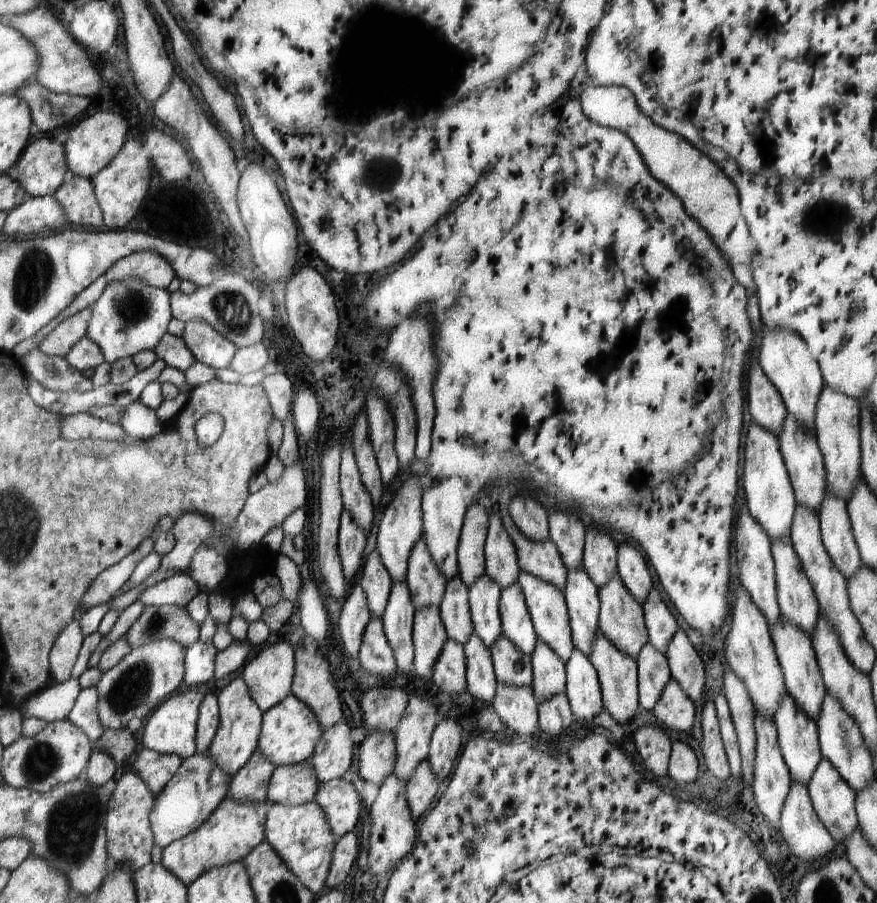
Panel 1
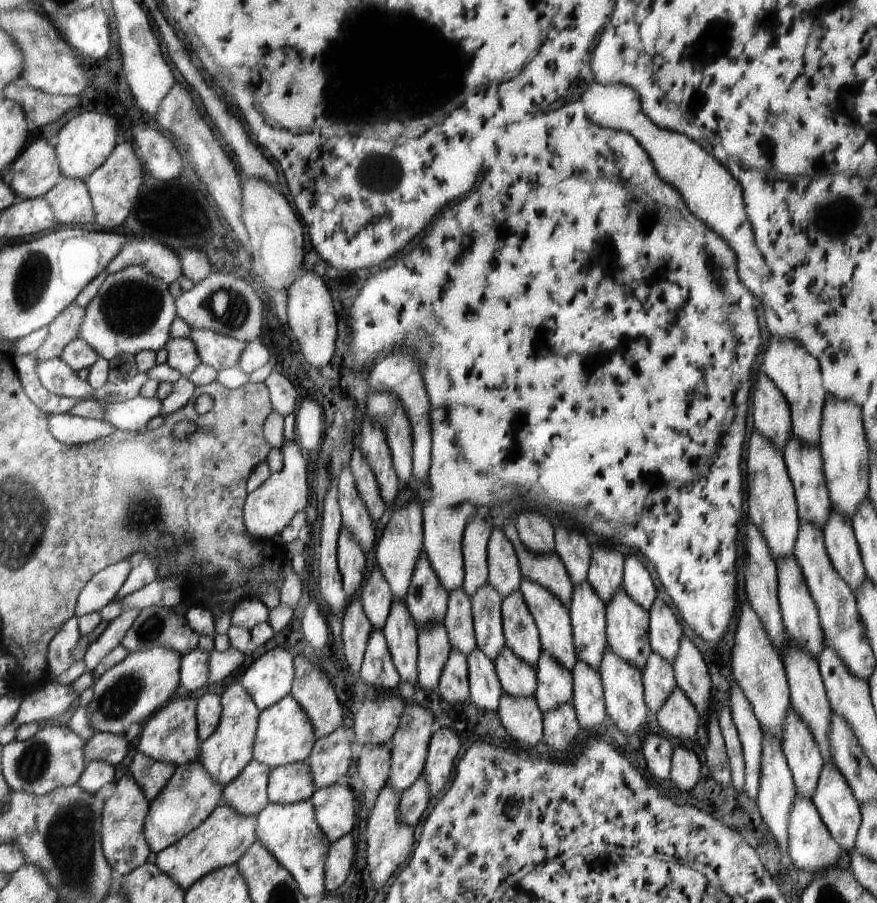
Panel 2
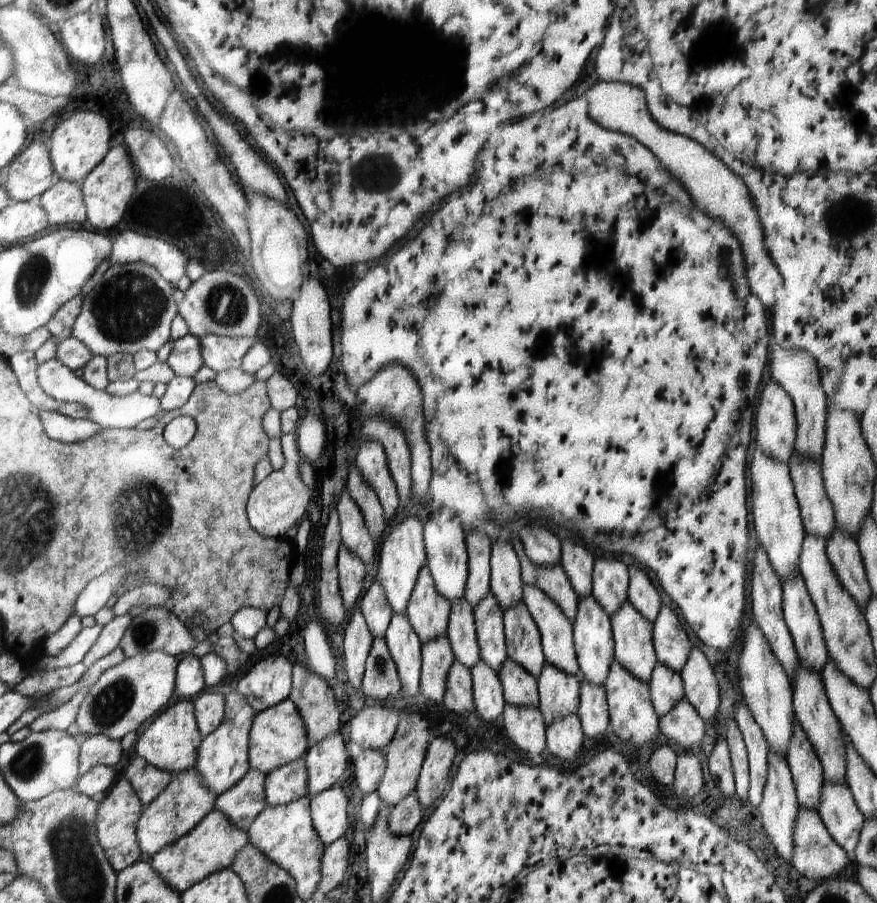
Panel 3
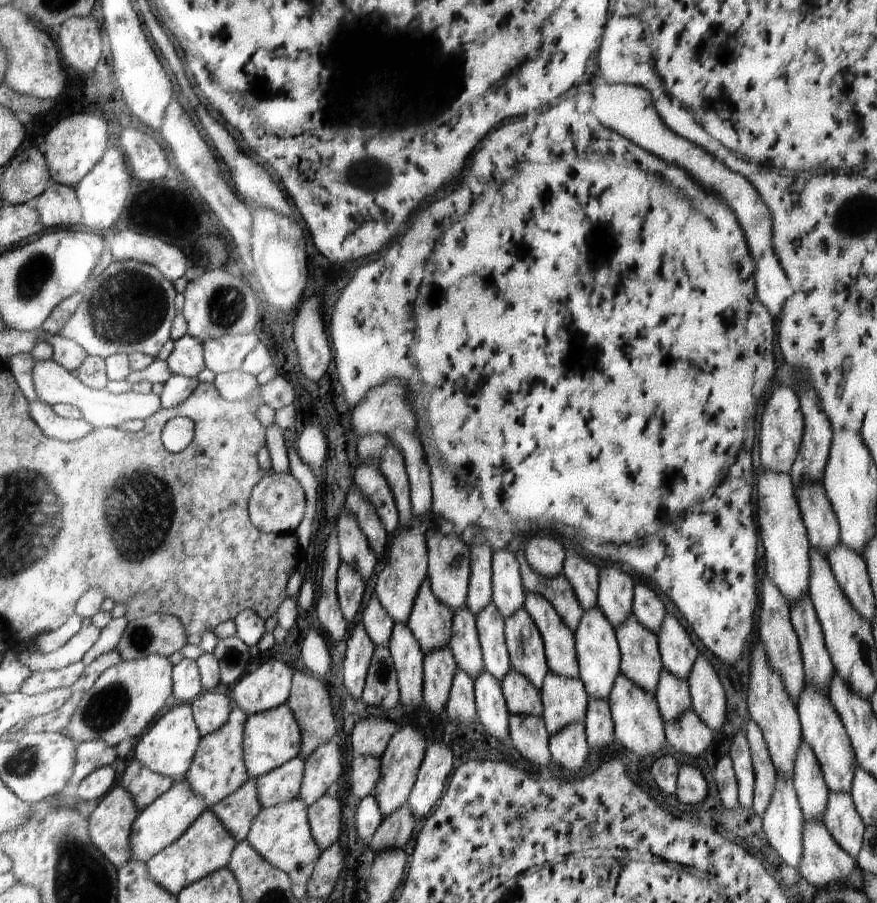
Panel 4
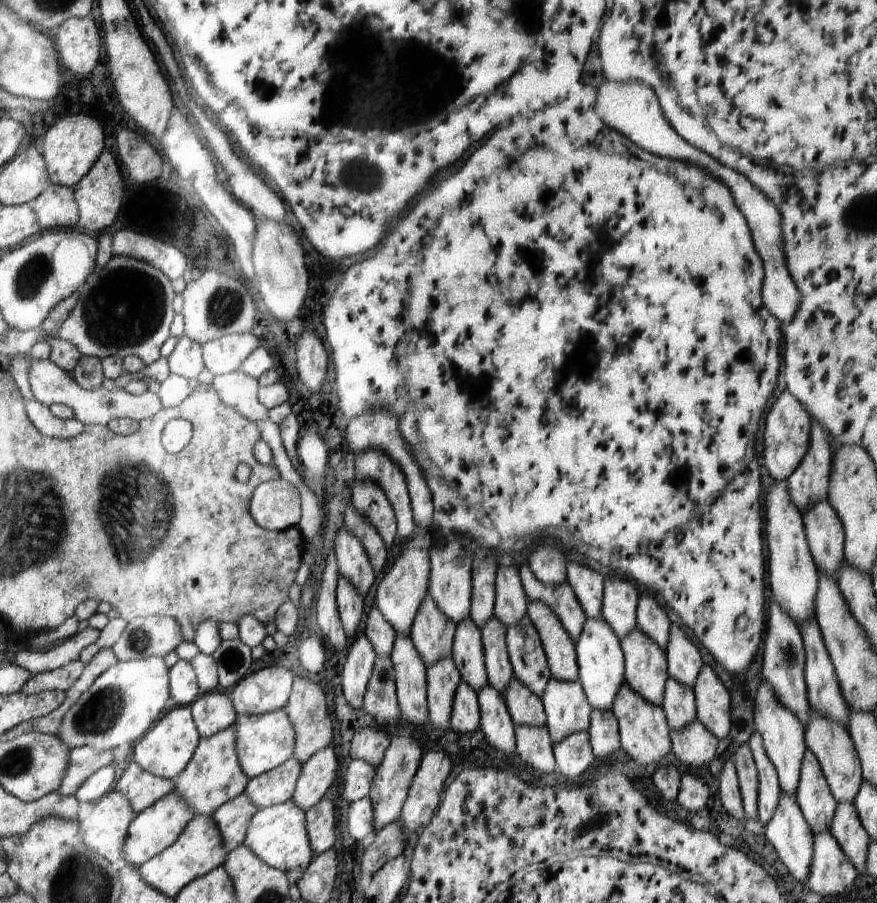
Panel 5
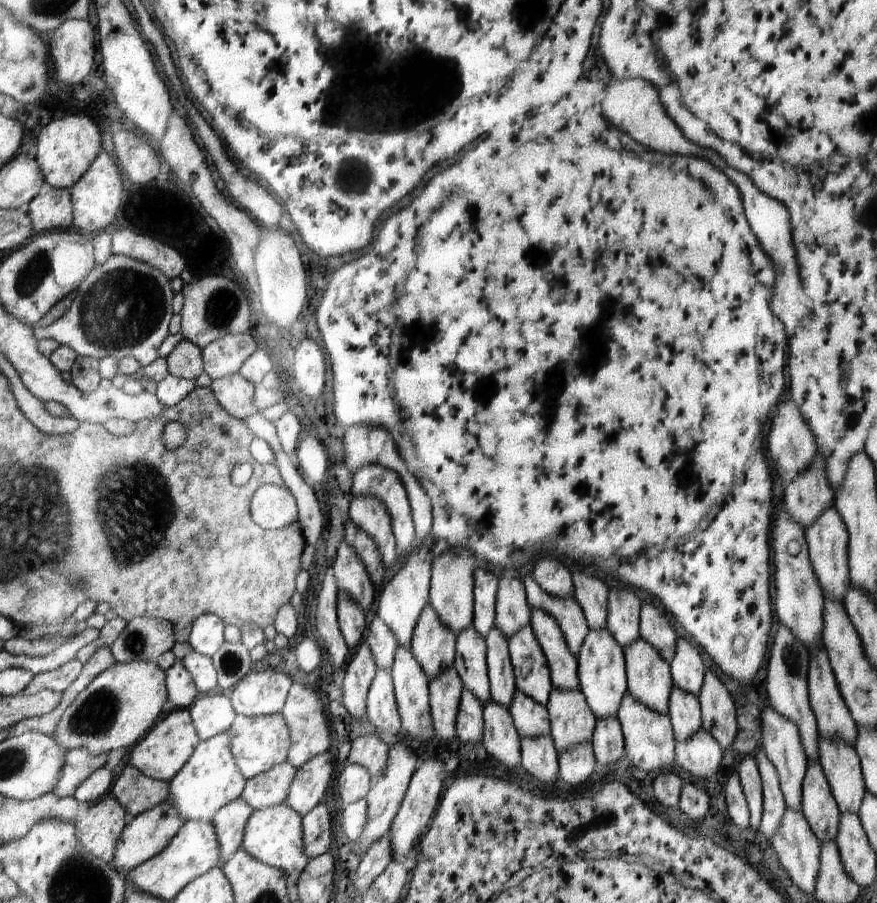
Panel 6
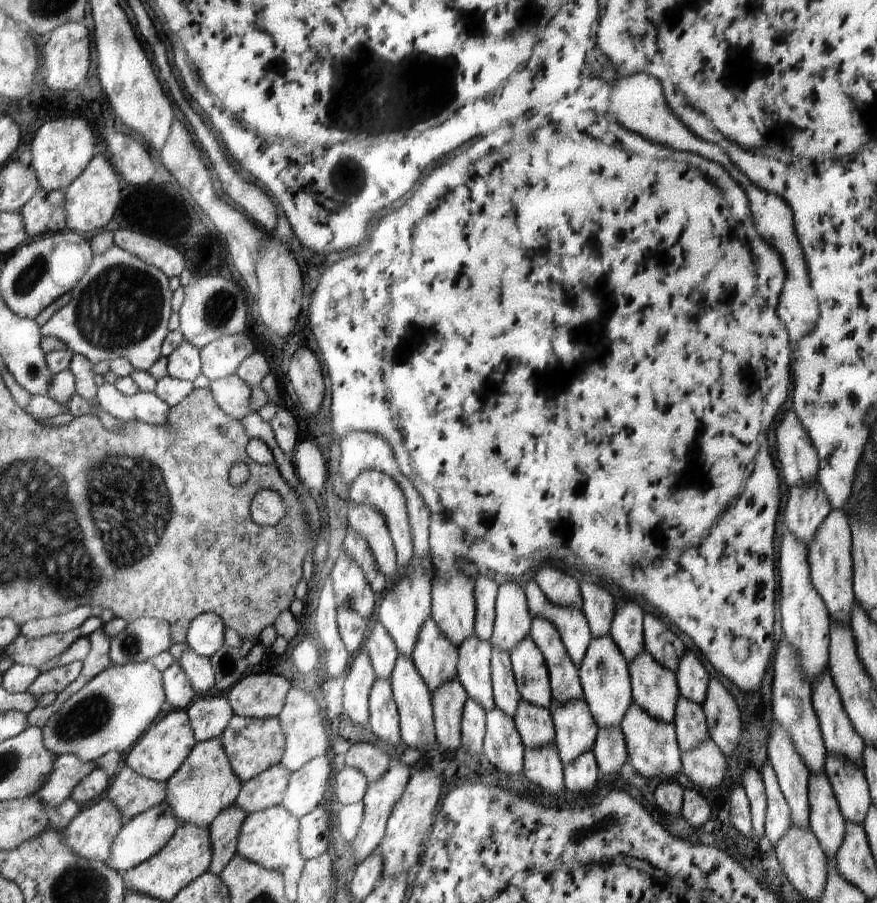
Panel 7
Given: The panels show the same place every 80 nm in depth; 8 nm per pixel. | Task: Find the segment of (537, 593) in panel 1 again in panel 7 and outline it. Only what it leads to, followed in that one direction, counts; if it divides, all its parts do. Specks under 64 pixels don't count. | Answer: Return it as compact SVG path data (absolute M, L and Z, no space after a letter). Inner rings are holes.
M534 617L529 635L543 654L550 674L553 700L565 703L583 698L578 667L566 652L560 633L549 621Z

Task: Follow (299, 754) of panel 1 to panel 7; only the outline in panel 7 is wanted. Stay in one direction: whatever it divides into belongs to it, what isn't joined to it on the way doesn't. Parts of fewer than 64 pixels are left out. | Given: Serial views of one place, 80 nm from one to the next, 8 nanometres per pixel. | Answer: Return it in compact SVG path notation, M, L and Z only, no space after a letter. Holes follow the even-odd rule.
M236 715L220 737L233 770L242 782L250 781L271 766L281 764L285 758L287 734L278 717L259 719Z

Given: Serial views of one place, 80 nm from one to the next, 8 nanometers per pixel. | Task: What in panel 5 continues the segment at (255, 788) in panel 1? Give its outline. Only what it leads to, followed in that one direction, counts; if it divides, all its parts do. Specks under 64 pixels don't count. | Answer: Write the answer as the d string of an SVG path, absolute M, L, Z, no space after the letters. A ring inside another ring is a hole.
M244 792L234 797L232 801L225 802L220 809L212 814L221 830L228 852L244 844L249 826L258 809L251 796Z

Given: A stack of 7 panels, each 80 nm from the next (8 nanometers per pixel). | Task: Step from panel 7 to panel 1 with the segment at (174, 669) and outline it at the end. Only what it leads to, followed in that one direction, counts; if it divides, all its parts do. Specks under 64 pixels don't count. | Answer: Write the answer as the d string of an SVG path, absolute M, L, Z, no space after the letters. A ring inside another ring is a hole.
M196 641L188 647L186 653L186 678L183 682L184 690L195 688L212 680L215 676L215 656L218 650L212 644Z

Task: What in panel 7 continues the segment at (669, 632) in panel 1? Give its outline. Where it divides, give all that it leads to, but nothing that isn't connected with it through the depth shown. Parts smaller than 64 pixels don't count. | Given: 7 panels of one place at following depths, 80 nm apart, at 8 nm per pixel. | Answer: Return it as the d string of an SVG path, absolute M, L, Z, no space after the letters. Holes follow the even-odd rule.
M692 651L683 652L674 674L679 694L701 705L704 702L710 676Z

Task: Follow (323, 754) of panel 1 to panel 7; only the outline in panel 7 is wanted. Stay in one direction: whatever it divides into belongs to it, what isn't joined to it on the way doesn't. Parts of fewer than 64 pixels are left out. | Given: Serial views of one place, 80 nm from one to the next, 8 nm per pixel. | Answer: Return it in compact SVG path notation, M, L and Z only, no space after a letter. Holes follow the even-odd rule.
M330 757L313 758L292 774L283 805L299 819L320 804L330 780Z

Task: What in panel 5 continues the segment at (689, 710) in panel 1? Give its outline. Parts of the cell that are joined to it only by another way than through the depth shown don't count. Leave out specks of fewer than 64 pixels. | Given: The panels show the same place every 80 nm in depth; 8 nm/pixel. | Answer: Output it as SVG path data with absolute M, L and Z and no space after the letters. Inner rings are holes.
M696 718L682 730L671 730L671 752L688 766L708 766L719 740Z

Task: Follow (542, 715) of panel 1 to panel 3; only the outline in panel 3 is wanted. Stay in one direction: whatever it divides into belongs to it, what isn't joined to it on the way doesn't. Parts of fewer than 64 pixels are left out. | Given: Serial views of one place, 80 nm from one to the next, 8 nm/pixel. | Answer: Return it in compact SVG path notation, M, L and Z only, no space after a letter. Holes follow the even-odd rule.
M576 713L554 717L545 730L546 747L554 756L574 760L582 748L584 733Z

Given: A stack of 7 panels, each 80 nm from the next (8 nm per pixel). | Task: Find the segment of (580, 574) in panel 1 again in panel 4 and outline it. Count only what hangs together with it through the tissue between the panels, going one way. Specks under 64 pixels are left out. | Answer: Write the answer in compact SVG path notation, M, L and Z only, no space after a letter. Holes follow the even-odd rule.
M596 606L583 612L578 628L573 635L579 666L579 679L583 682L588 698L607 701L610 691L613 689L612 686L617 679L617 674L621 672L621 654L615 628Z

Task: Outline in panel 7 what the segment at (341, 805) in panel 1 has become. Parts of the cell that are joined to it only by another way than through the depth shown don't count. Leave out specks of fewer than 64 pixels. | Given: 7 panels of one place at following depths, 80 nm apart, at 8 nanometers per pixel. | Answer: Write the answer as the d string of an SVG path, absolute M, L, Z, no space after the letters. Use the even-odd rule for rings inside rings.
M322 806L313 808L306 816L300 819L299 845L301 854L306 862L315 859L327 852L326 842L328 842L328 820L326 812Z

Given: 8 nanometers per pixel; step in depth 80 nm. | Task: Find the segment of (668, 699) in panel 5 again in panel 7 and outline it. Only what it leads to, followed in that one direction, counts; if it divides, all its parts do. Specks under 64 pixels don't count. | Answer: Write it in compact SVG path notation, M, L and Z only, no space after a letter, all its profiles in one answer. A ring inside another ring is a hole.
M682 695L678 697L675 706L673 725L682 751L690 750L703 740L710 739L702 705Z

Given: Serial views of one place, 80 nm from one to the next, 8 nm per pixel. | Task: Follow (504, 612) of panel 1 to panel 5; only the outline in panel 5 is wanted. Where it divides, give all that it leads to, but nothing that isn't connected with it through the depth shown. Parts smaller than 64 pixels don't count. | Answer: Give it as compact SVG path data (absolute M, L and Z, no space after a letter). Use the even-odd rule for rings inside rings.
M526 614L520 622L505 629L515 677L541 698L551 679L551 672L536 627Z

